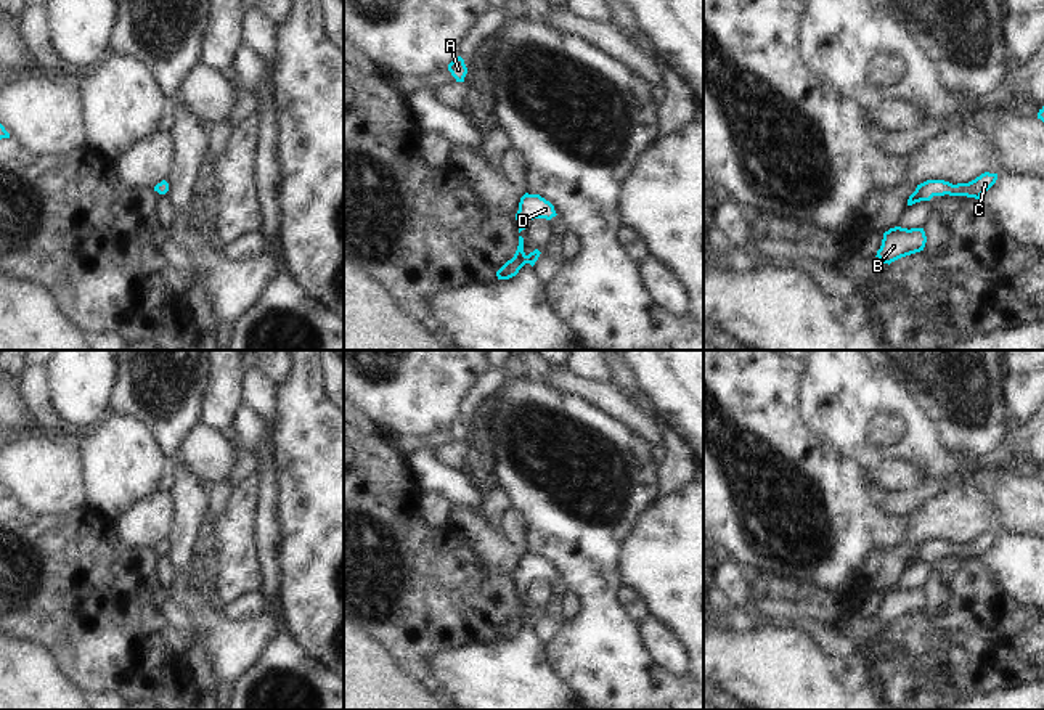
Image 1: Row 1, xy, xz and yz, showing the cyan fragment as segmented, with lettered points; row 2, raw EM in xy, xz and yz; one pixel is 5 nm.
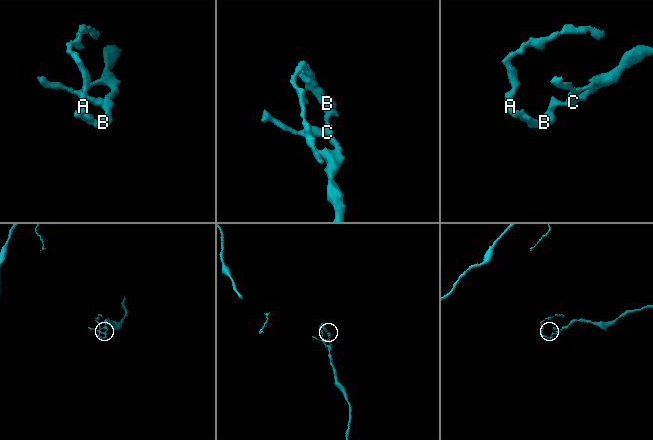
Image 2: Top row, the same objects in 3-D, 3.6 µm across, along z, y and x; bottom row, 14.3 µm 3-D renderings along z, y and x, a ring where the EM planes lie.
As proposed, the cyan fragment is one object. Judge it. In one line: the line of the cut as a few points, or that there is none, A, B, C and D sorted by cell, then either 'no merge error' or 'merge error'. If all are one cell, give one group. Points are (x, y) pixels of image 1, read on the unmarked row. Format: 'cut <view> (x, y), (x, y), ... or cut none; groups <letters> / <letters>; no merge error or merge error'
cut none; groups A B C D; no merge error

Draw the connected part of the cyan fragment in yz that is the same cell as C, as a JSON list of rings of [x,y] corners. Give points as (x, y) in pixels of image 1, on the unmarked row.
[[[985,532],[969,543],[952,545],[944,540],[927,540],[917,545],[916,551],[909,556],[907,565],[920,561],[930,561],[933,556],[967,556],[980,559],[997,540],[997,533]]]

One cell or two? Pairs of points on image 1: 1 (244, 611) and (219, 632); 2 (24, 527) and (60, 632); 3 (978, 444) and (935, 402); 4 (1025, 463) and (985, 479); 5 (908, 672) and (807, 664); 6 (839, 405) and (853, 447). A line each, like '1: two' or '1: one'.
1: two
2: one
3: one
4: two
5: two
6: one

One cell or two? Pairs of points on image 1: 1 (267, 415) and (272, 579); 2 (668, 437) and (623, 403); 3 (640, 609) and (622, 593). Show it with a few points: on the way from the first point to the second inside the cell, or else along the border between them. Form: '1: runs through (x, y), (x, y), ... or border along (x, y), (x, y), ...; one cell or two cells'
1: runs through (265, 455), (265, 538); one cell
2: border along (664, 429), (660, 442); two cells
3: runs through (635, 606), (627, 598); one cell

